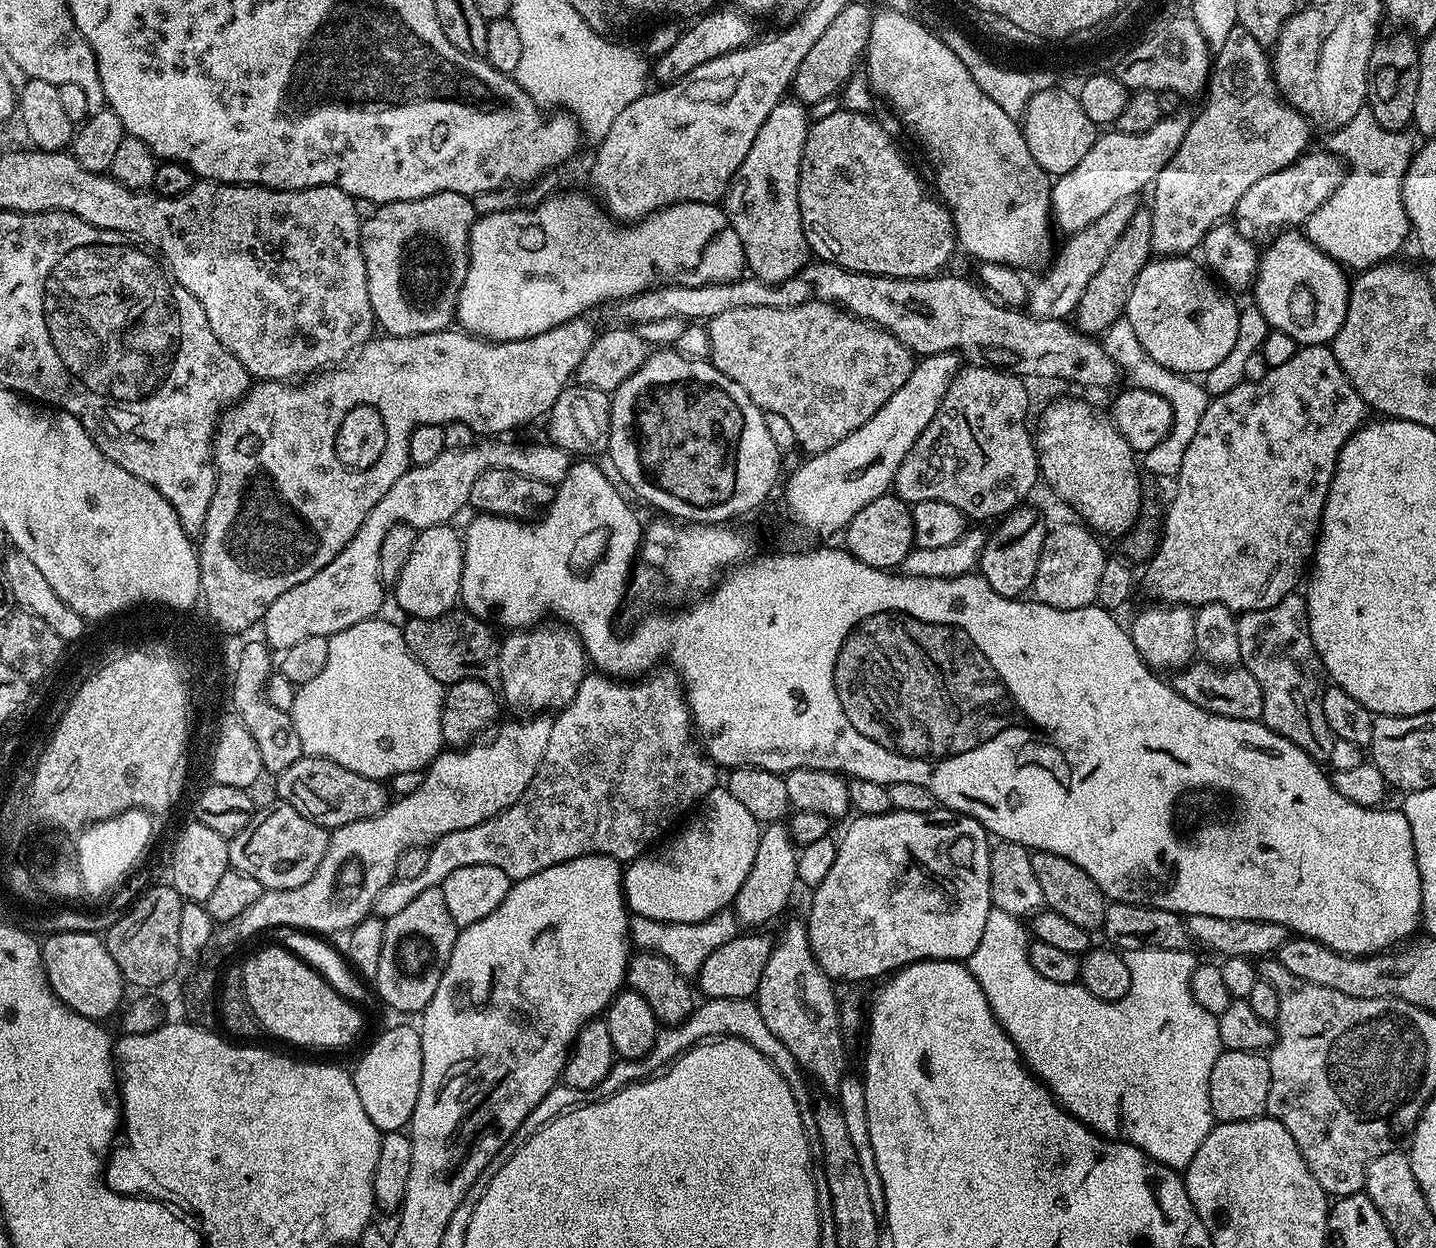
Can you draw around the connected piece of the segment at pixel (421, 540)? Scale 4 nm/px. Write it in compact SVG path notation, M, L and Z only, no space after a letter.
M447 523L417 531L414 551L394 585L396 604L405 617L438 618L457 607L464 573L464 541L452 527Z

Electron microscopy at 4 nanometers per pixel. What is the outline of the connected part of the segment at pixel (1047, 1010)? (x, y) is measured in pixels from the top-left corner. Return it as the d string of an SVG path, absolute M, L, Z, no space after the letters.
M993 910L986 918L986 930L982 930L982 942L978 942L978 950L974 950L974 954L966 963L970 974L974 974L978 986L982 986L982 990L986 994L986 1002L990 1006L994 1018L1004 1027L1008 1037L1016 1043L1016 1049L1019 1050L1024 1063L1028 1065L1029 1072L1047 1086L1049 1092L1055 1096L1056 1101L1070 1115L1087 1124L1092 1131L1099 1132L1107 1139L1127 1142L1134 1145L1135 1148L1141 1148L1150 1158L1162 1162L1168 1168L1177 1170L1187 1168L1189 1162L1194 1158L1194 1154L1198 1154L1198 1146L1202 1146L1206 1134L1210 1134L1210 1130L1214 1126L1214 1117L1210 1106L1210 1070L1214 1070L1214 1062L1218 1062L1222 1051L1216 1019L1204 1013L1201 1008L1197 1008L1193 1001L1194 994L1192 992L1188 997L1191 1000L1189 1004L1184 1004L1184 1002L1170 1004L1170 996L1174 990L1172 966L1166 964L1156 954L1156 948L1143 948L1123 953L1126 966L1130 969L1130 990L1120 1000L1100 1000L1094 994L1090 994L1090 990L1086 990L1079 982L1075 984L1050 982L1050 978L1042 978L1042 974L1038 974L1038 970L1034 970L1034 966L1030 966L1028 961L1030 932L1025 925L1023 928L1020 924L1023 923L1017 917Z

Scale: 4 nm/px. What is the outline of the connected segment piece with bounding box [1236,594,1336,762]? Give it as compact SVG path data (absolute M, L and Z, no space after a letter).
M1293 594L1282 598L1278 606L1270 606L1266 610L1245 612L1236 621L1238 626L1238 650L1240 664L1254 678L1258 678L1258 686L1262 686L1262 722L1270 730L1282 734L1294 746L1306 750L1310 758L1317 762L1327 762L1330 750L1334 750L1336 736L1326 722L1326 714L1322 714L1322 694L1326 687L1324 664L1320 660L1318 650L1310 638L1308 629L1308 601L1303 595Z

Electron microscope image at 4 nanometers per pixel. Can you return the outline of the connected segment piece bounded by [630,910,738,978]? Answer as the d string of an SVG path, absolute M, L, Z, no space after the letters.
M728 910L693 924L667 924L645 916L632 916L630 920L630 940L637 949L656 952L662 958L666 958L666 962L674 962L678 971L689 978L695 977L702 962L706 962L706 958L710 958L710 954L714 954L718 946L730 942L737 932L736 917Z

